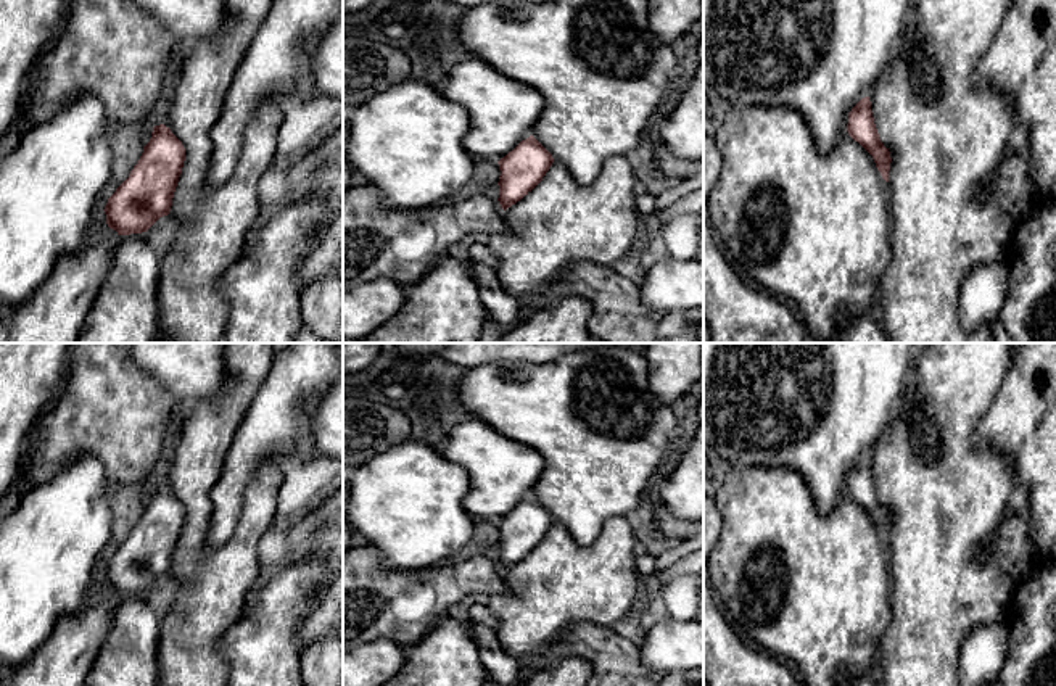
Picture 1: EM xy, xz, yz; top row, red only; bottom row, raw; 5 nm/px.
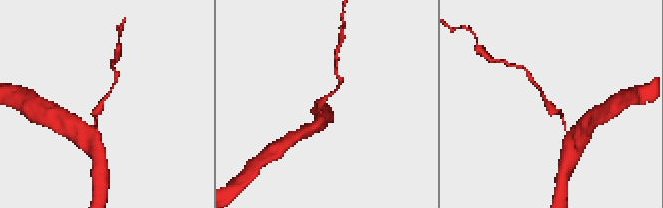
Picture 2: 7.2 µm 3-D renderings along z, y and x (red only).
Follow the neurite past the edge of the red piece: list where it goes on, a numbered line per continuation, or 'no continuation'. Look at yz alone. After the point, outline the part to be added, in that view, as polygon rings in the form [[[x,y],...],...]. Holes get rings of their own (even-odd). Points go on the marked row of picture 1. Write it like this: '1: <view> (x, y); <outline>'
no continuation

